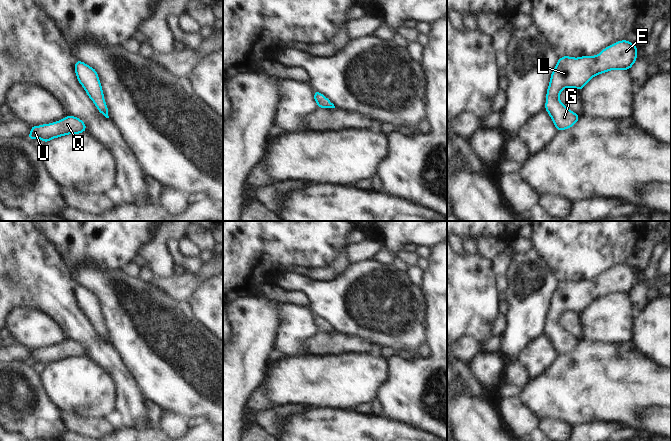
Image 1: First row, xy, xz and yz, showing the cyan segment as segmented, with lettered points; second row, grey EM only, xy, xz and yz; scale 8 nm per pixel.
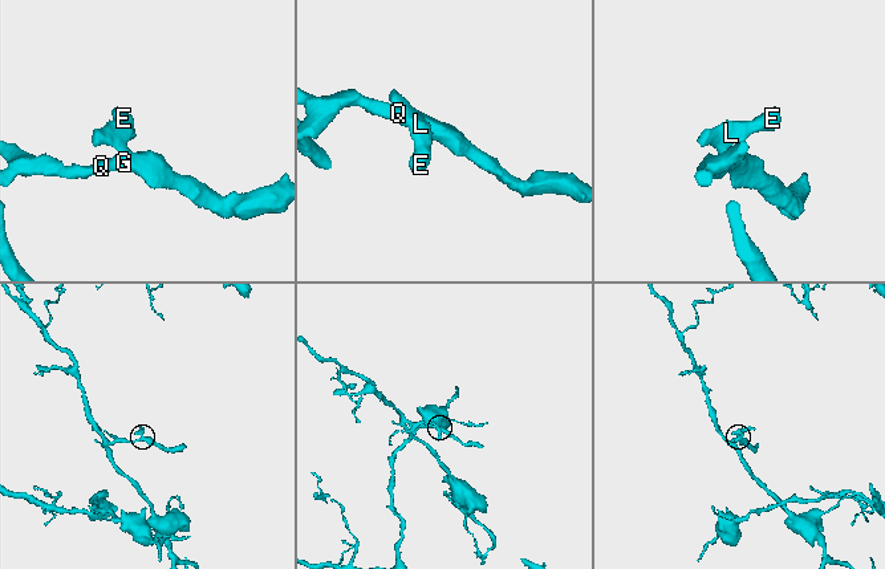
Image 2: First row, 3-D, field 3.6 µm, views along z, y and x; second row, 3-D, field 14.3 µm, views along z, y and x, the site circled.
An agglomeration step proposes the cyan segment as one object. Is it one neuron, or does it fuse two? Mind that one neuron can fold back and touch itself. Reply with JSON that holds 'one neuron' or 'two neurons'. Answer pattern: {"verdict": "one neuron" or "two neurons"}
{"verdict": "one neuron"}

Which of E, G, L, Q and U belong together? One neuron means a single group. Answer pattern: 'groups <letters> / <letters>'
groups E G L Q U

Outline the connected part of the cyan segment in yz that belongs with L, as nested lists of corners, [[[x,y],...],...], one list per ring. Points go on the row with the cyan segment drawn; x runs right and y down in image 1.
[[[627,40],[617,41],[596,56],[560,57],[551,74],[545,103],[545,110],[556,129],[566,130],[581,117],[559,100],[564,88],[573,87],[581,91],[594,76],[614,69],[629,70],[636,59],[637,46]]]

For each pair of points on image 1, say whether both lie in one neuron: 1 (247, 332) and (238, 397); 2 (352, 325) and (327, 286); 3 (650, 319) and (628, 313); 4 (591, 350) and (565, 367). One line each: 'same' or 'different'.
1: same
2: same
3: different
4: same

